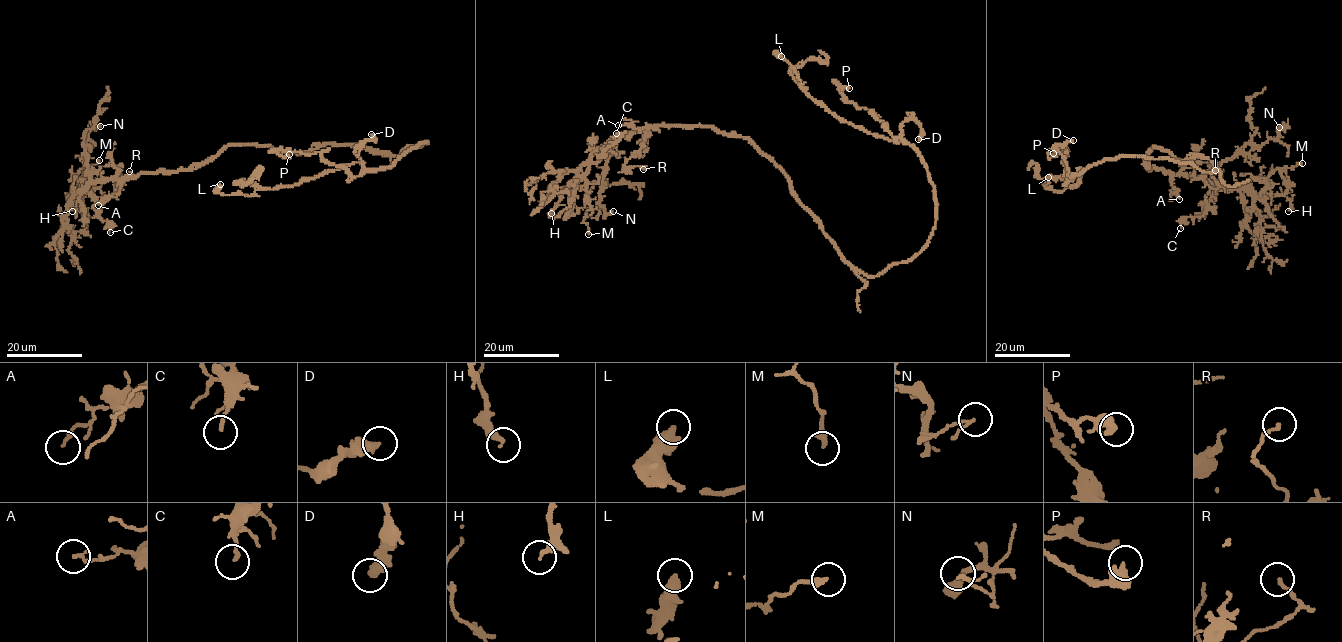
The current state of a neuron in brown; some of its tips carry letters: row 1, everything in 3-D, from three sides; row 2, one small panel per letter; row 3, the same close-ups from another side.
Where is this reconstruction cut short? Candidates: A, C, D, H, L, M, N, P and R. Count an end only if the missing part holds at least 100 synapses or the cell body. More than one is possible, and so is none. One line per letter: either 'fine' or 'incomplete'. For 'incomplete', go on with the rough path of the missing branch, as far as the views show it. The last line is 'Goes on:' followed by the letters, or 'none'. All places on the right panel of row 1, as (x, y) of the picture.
A: fine
C: fine
D: fine
H: fine
L: fine
M: fine
N: fine
P: fine
R: fine
Goes on: none

